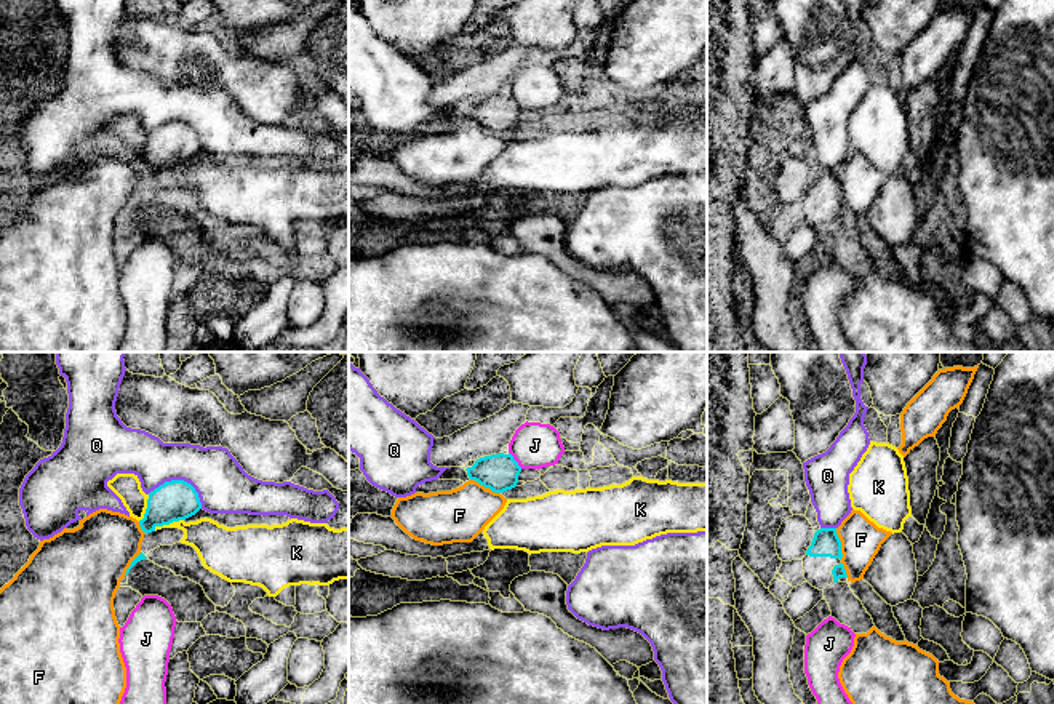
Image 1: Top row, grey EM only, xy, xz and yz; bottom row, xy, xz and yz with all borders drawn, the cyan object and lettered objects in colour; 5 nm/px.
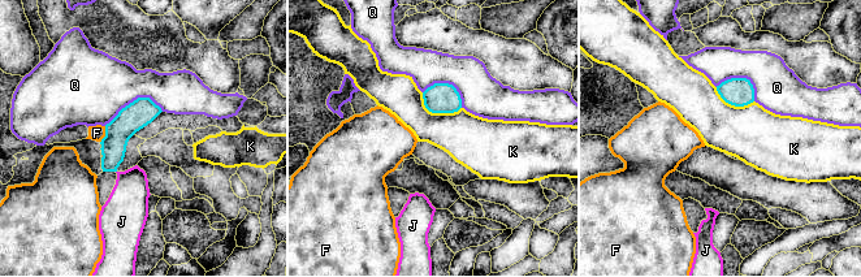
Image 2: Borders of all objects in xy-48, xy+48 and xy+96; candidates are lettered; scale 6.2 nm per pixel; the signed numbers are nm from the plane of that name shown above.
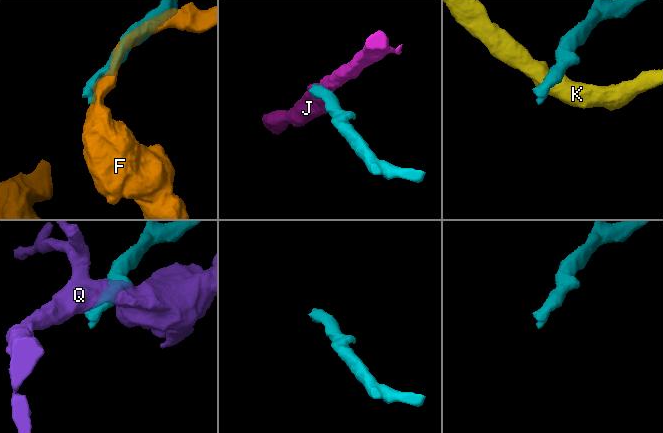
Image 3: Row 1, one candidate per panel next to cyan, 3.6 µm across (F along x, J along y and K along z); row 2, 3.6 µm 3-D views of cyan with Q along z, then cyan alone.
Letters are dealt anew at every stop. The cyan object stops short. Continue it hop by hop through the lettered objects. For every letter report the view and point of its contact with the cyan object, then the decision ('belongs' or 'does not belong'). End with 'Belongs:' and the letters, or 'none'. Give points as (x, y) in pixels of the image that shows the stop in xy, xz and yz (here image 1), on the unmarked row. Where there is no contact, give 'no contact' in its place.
F: yz (840, 186) | does not belong
J: xz (514, 101) | does not belong
K: xy (168, 165) | does not belong
Q: xy (181, 122) | does not belong
Belongs: none

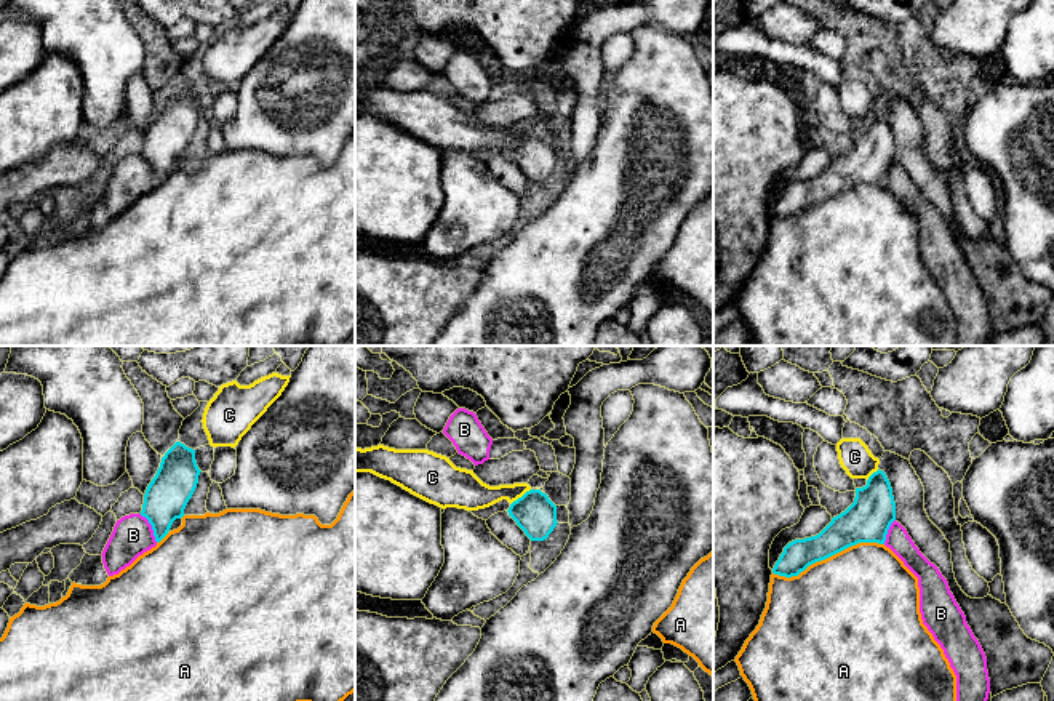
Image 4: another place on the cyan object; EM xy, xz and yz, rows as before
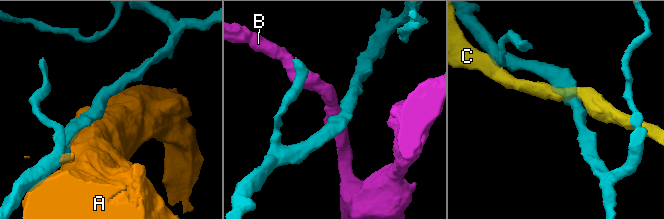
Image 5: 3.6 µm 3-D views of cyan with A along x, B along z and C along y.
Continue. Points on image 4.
A: yz (827, 199) | does not belong
B: xy (152, 168) | does not belong
C: xz (522, 138) | does not belong
Belongs: none

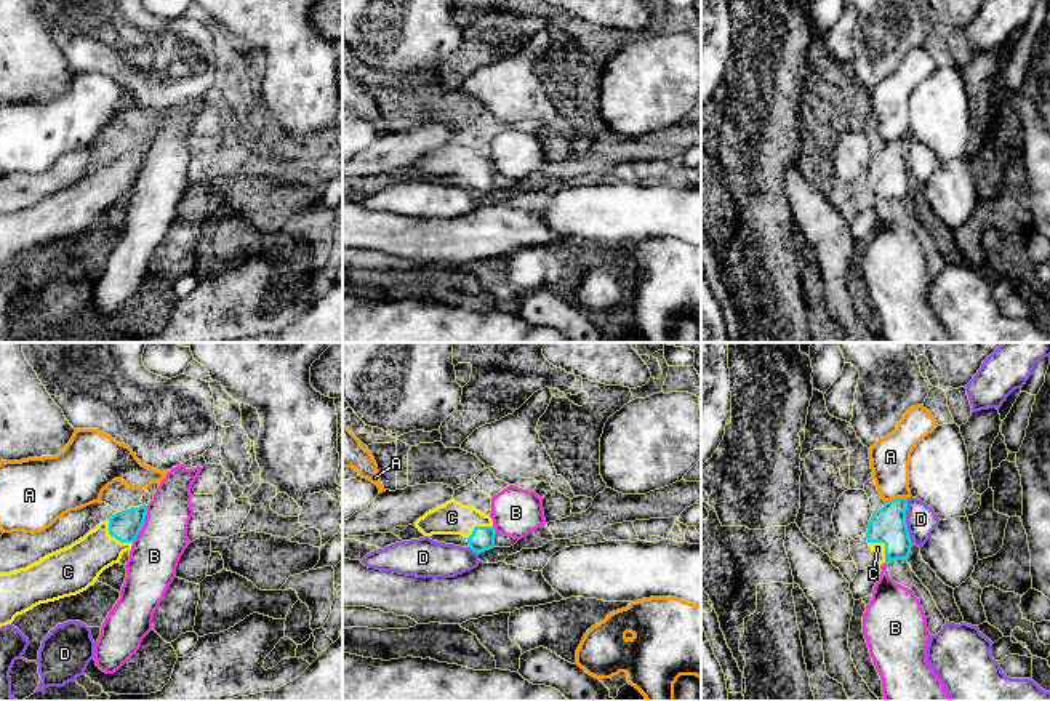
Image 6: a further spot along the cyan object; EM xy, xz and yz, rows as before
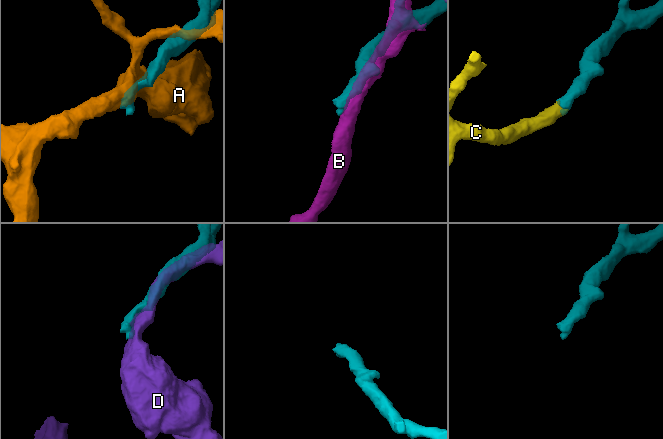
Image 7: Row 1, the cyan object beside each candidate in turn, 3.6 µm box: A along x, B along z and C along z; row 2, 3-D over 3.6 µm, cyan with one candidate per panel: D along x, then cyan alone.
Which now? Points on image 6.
A: yz (895, 141) | does not belong
B: xy (143, 165) | does not belong
C: xy (114, 178) | belongs
D: yz (905, 162) | does not belong
Belongs: C

